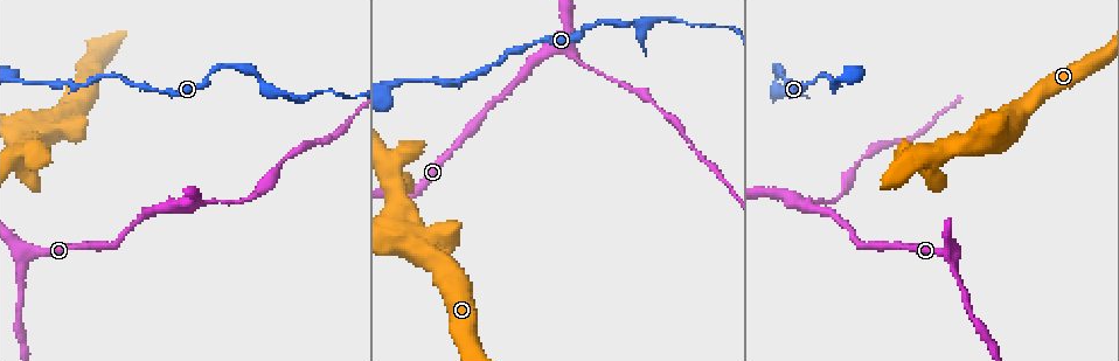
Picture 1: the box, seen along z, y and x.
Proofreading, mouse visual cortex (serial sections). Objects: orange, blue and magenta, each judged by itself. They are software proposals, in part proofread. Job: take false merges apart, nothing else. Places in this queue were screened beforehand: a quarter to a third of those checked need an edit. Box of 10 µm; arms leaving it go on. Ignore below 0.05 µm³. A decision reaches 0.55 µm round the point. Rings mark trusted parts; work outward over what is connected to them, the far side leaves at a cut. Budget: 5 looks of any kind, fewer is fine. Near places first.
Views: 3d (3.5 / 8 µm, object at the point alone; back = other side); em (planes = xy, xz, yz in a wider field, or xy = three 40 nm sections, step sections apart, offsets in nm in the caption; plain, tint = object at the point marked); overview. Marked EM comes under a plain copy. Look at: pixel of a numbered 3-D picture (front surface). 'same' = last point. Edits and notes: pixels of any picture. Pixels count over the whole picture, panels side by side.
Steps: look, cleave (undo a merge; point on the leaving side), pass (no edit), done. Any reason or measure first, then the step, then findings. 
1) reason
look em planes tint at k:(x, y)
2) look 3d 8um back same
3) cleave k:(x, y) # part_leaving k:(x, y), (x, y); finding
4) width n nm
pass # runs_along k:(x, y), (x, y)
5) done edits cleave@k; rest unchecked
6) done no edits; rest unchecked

three-way junction
look 3d 3.5um at 1:(188, 206)

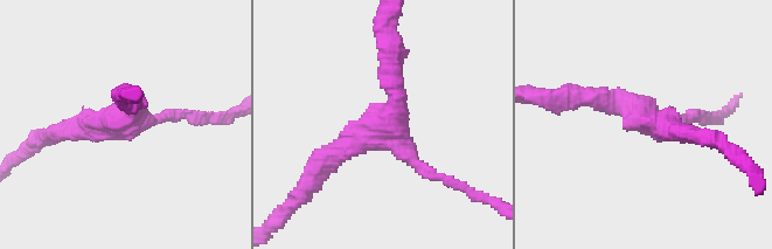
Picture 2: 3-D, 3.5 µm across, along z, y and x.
arms 3; arm_widths 150, 300, 300 nm; need the tissue
look em xy step 3 tint at 2:(383, 136)

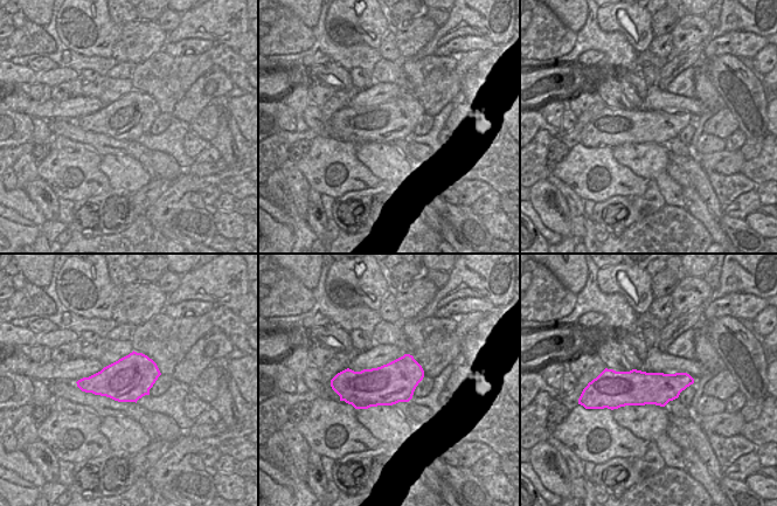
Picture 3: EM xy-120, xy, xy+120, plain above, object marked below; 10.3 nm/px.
pass # runs_along 2:(53, 132), (186, 113); one cell here

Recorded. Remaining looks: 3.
three arms meet
look 3d 3.5um at 1:(30, 252)

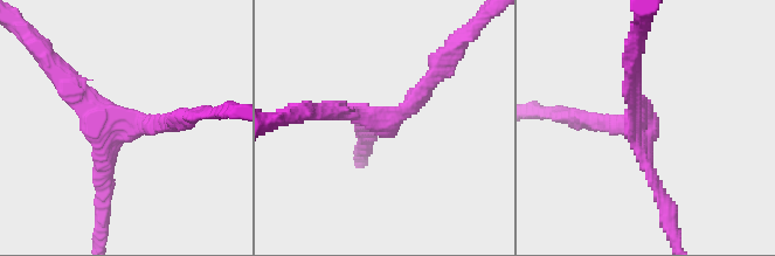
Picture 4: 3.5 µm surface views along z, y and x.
arm_widths 200, 250, 250 nm
pass # continuous, no second cell

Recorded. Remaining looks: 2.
done no edits; rest unchecked

